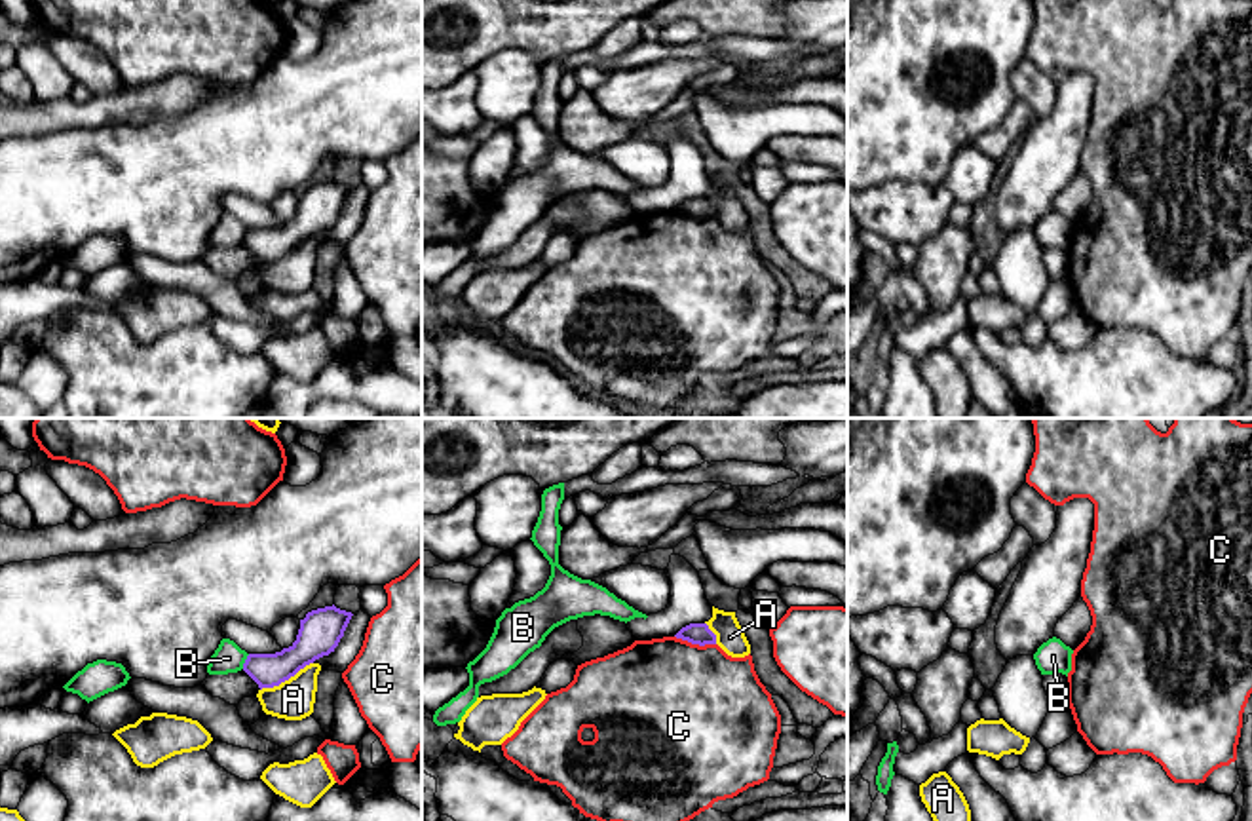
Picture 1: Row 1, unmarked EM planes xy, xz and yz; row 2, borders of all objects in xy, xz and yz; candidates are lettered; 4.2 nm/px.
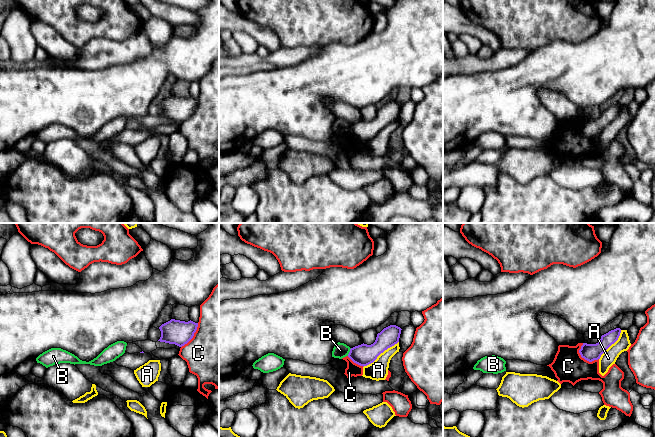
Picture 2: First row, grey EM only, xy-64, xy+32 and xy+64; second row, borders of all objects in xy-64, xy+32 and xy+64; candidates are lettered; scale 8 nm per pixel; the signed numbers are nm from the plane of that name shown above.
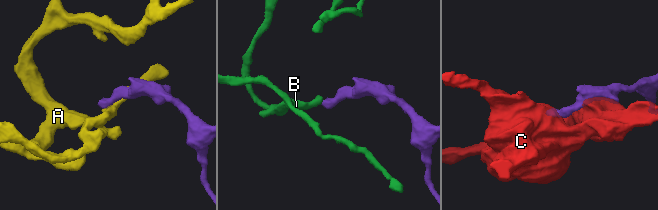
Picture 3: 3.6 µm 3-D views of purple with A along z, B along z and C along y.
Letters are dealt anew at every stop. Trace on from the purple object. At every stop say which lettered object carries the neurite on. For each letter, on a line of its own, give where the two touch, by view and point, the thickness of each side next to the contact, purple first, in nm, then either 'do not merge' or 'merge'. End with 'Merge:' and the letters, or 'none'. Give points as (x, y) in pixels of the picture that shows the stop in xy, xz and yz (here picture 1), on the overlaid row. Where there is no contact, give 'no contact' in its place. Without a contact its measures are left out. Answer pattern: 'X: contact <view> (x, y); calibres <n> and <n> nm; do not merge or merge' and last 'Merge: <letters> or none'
A: contact xy (285, 679); calibres 180 and 180 nm; do not merge
B: contact xy (246, 662); calibres 140 and 130 nm; do not merge
C: contact xz (696, 643); calibres 100 and 480 nm; do not merge
Merge: none

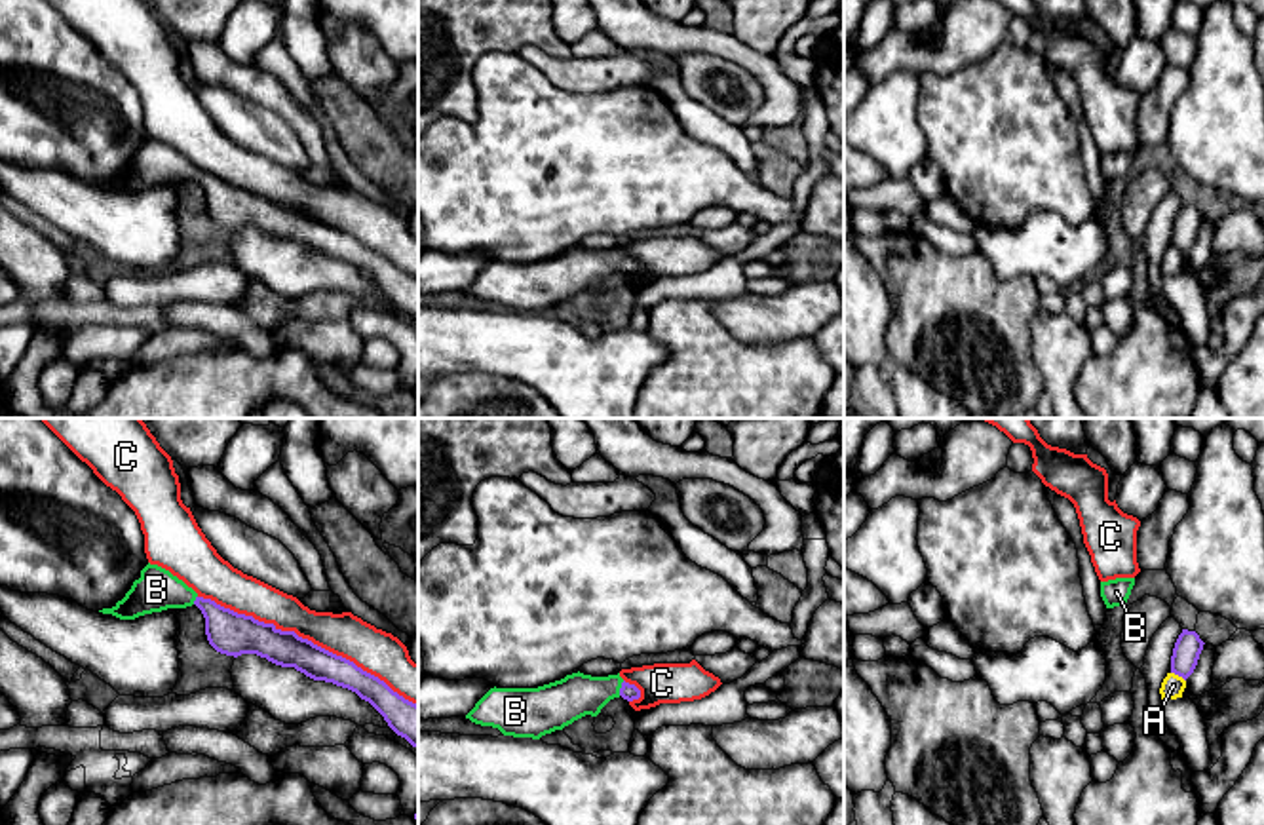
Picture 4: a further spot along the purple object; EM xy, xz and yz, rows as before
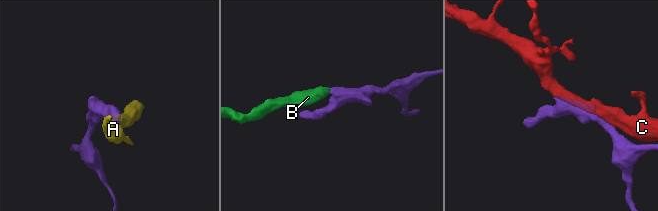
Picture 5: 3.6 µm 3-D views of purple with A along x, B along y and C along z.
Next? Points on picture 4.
A: contact yz (1179, 675); calibres 120 and 90 nm; do not merge
B: contact xz (620, 689); calibres 70 and 190 nm; merge
C: contact xy (306, 639); calibres 160 and 180 nm; do not merge
Merge: B

